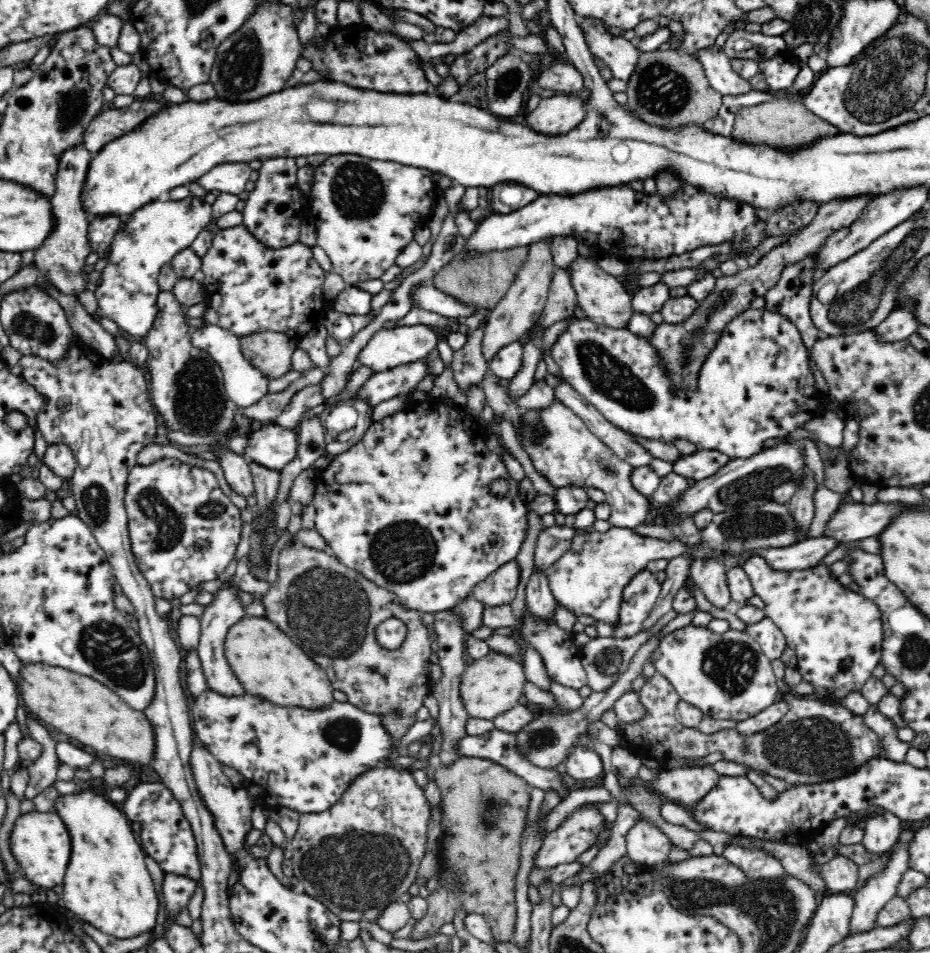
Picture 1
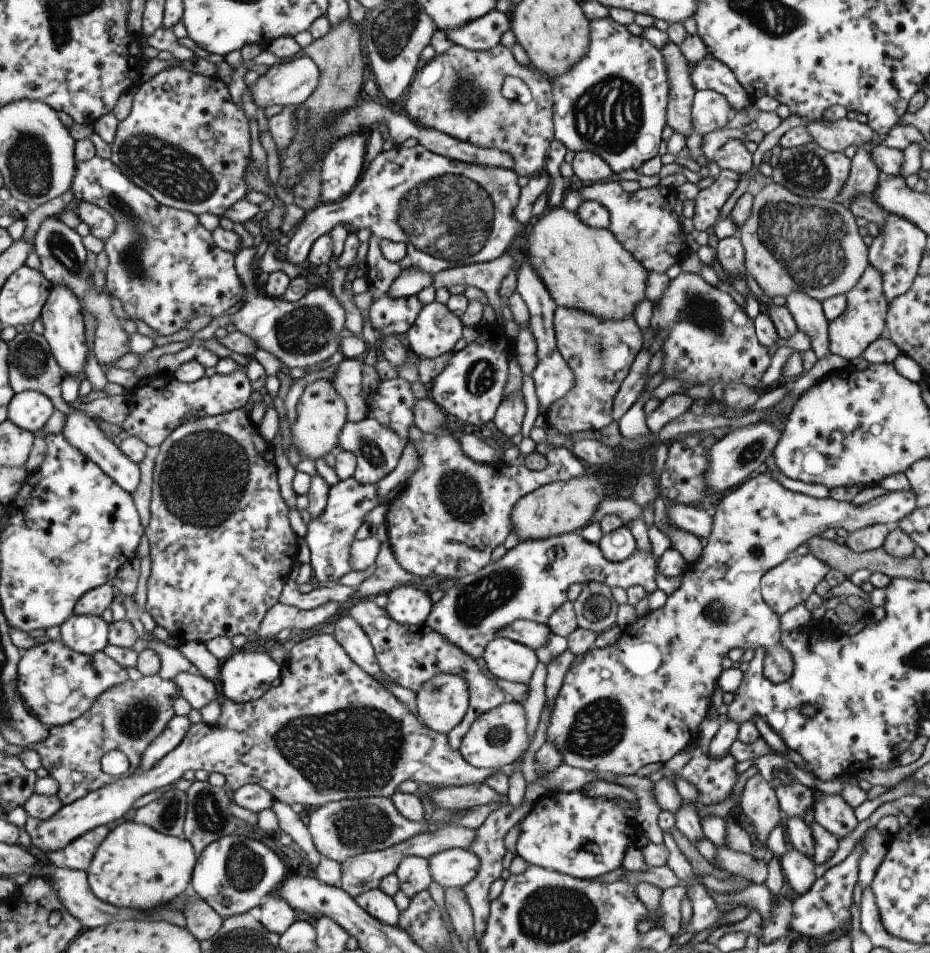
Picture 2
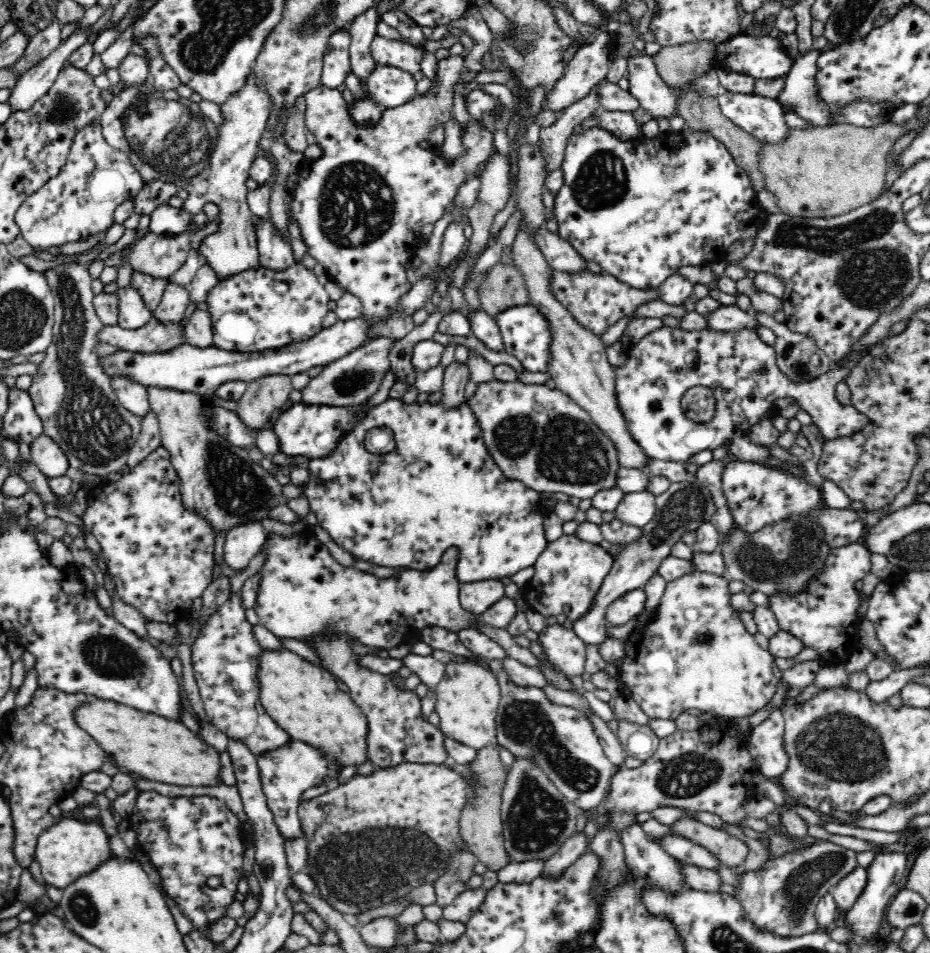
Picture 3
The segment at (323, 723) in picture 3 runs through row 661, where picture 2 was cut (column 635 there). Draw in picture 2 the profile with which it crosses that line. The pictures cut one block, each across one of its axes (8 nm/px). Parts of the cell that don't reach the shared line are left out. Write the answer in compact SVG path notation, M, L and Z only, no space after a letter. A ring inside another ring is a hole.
M561 206L549 207L527 233L526 242L528 246L524 255L527 262L535 274L538 274L557 306L579 309L604 319L624 319L633 314L638 302L646 299L648 271L618 243L609 229L587 226L573 211L565 210Z

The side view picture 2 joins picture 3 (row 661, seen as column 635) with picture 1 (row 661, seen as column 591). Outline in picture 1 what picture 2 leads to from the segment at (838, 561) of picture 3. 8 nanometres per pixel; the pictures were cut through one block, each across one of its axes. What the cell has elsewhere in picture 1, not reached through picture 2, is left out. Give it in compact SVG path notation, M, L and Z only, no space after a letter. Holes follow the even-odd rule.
M760 554L750 557L741 567L749 576L754 594L764 601L767 618L779 628L787 641L787 646L794 650L798 659L797 669L803 681L812 684L818 699L840 702L852 692L860 691L872 677L872 672L881 664L882 644L884 639L882 614L878 605L862 593L855 593L847 586L838 583L830 574L829 566L814 566L804 570L772 570Z

